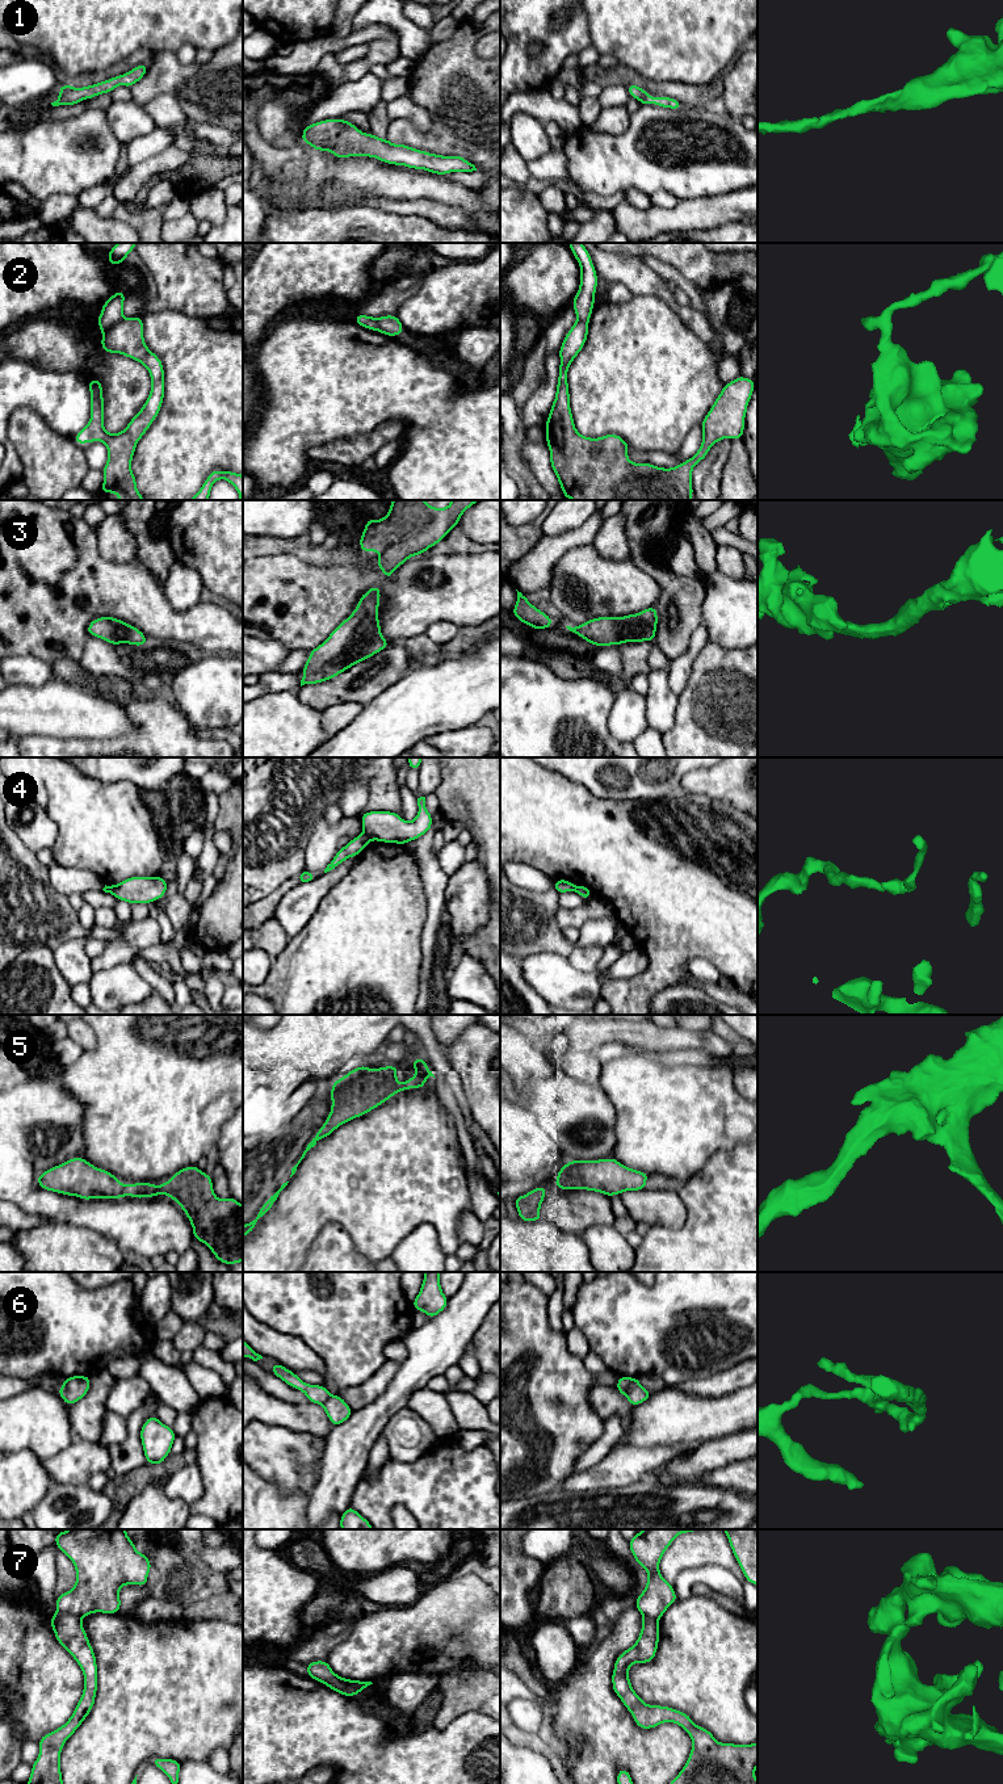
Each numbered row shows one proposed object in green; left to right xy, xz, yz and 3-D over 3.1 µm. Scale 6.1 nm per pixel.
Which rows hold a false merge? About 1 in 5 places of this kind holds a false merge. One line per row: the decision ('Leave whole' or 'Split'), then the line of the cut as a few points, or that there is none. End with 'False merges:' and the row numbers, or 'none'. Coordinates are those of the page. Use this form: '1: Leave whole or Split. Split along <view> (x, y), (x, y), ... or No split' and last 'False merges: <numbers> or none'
1: Leave whole. No split
2: Split. Split along xy (122, 318), (103, 332)
3: Leave whole. No split
4: Split. Split along xz (362, 832), (373, 839)
5: Leave whole. No split
6: Split. Split along yz (630, 1379), (625, 1396)
7: Split. Split along xy (58, 1611), (72, 1614), (80, 1619)
False merges: 2, 4, 6, 7

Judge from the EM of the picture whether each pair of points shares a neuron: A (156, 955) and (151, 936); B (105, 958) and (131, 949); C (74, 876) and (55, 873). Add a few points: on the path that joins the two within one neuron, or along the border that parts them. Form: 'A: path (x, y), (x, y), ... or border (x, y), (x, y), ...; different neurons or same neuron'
A: border (160, 943), (146, 947), (138, 955); different neurons
B: path (112, 956), (116, 952), (125, 951); same neuron
C: path (70, 876), (59, 876); same neuron

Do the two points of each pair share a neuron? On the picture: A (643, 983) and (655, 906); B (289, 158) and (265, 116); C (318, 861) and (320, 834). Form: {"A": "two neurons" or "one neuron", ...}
{"A": "one neuron", "B": "two neurons", "C": "one neuron"}

